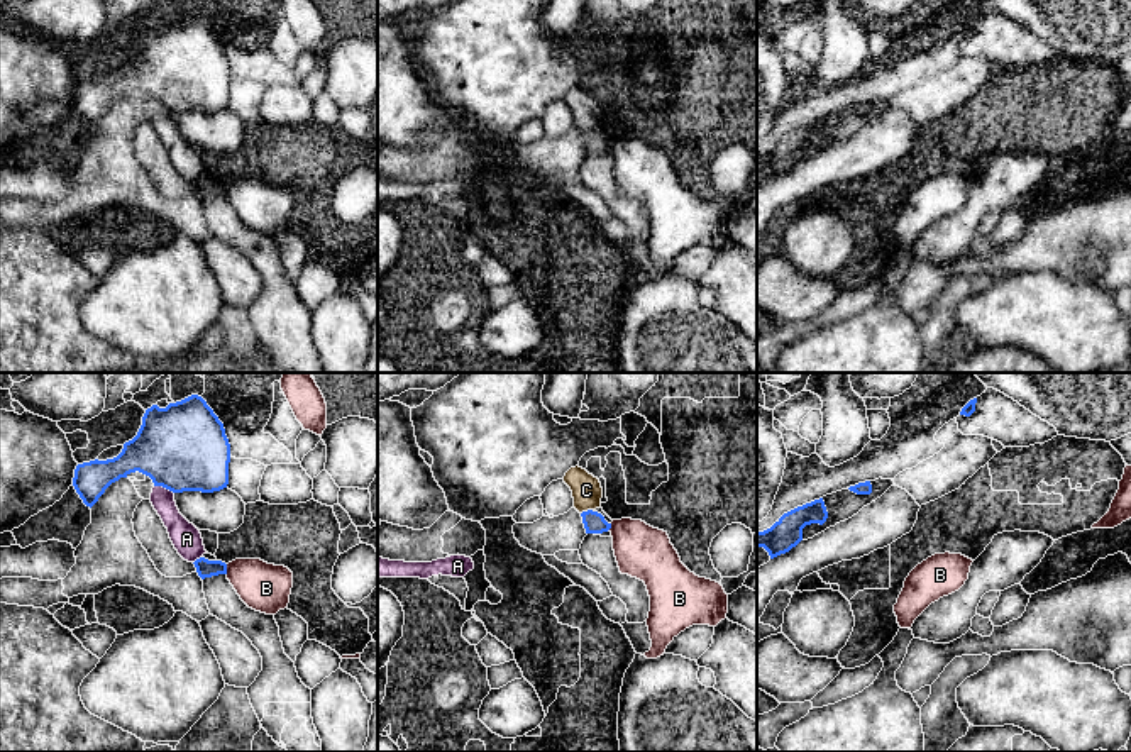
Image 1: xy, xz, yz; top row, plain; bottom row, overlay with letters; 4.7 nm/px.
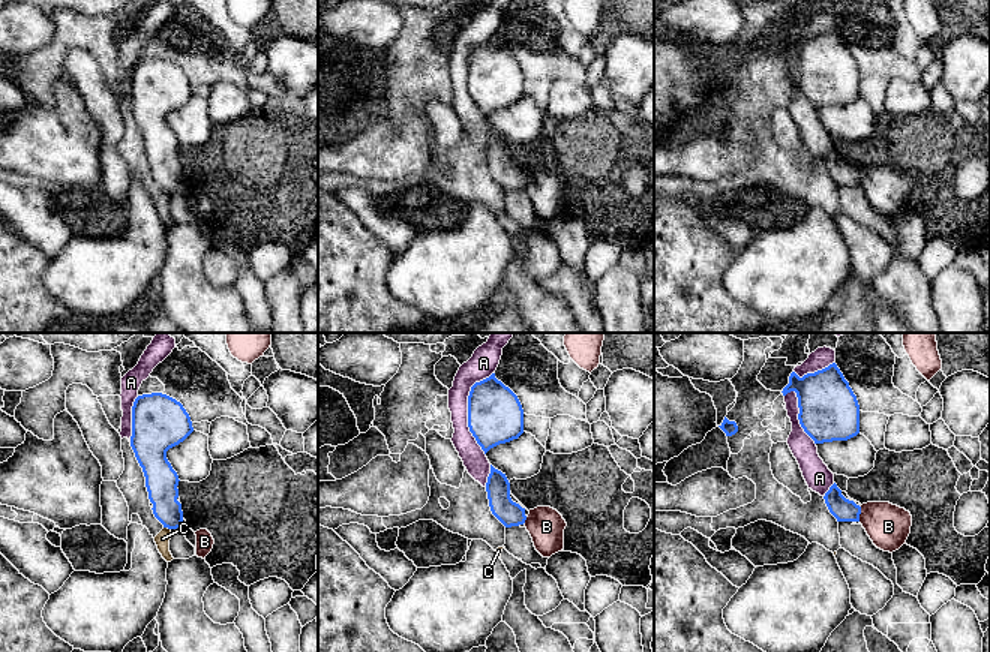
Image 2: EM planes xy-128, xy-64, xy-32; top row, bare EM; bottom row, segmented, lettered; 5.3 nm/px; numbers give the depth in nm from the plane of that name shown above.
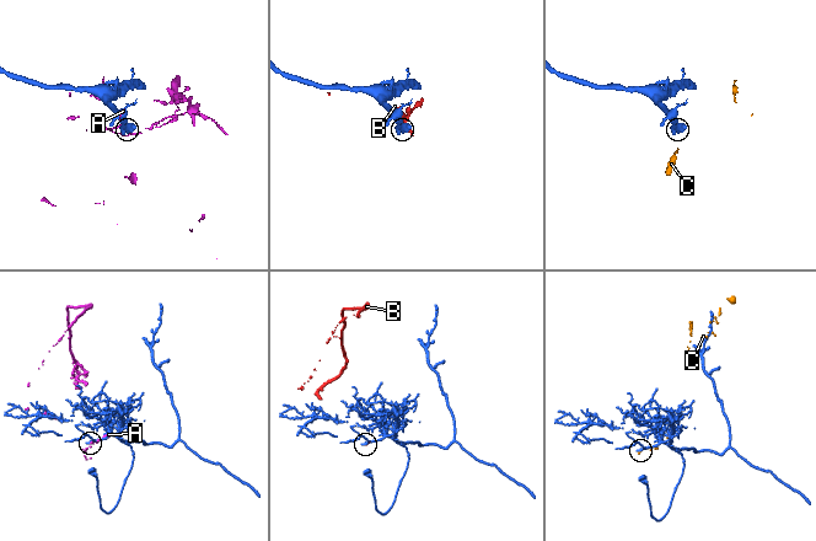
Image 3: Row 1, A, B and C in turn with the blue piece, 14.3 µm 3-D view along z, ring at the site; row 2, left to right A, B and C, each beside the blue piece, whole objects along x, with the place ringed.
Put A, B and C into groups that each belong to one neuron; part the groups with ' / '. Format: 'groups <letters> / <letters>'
groups A / B / C

